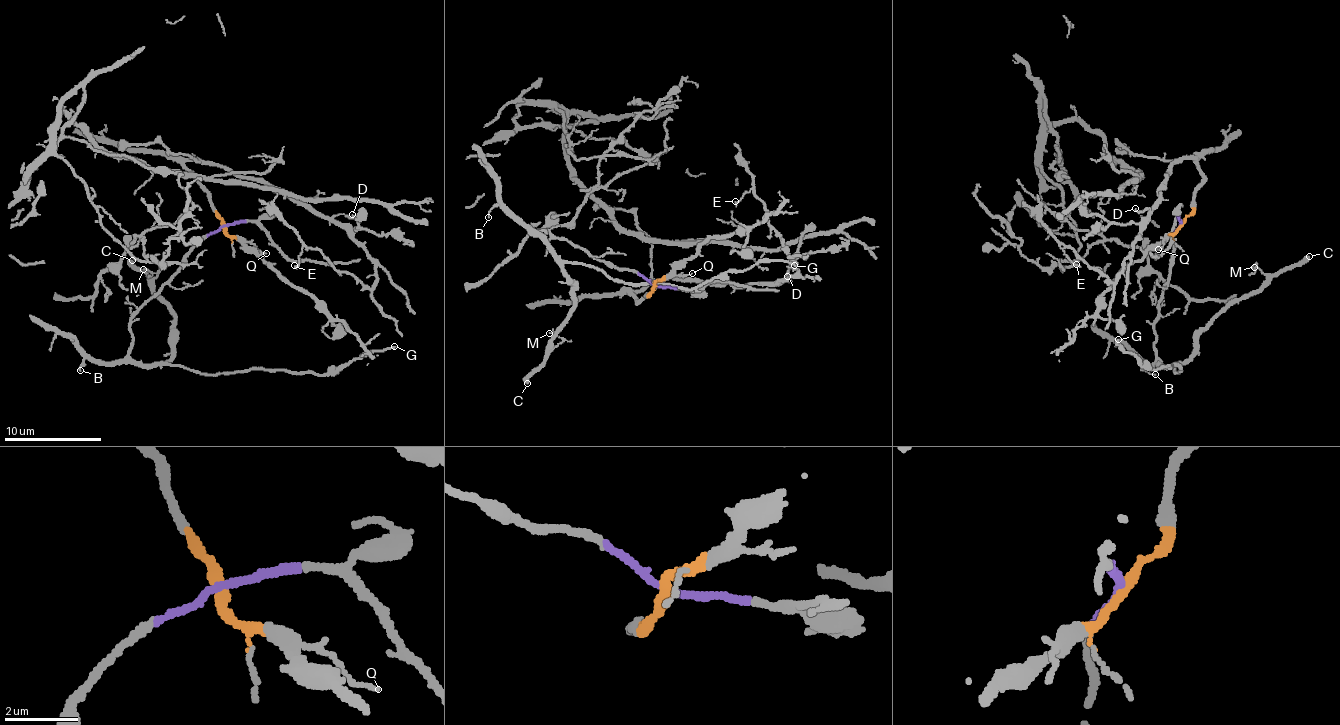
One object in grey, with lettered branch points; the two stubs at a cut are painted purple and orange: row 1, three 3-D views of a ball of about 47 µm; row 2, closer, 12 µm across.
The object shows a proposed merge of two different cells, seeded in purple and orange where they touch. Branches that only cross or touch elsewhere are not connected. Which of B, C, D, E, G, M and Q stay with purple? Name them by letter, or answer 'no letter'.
B, C, G, M

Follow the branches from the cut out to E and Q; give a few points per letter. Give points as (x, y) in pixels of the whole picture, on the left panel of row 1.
E: (225, 225), (185, 160), (264, 178), (332, 217), (376, 267), (376, 279), (367, 288), (309, 247), (294, 265)
Q: (225, 225), (229, 235), (246, 239), (266, 254)

